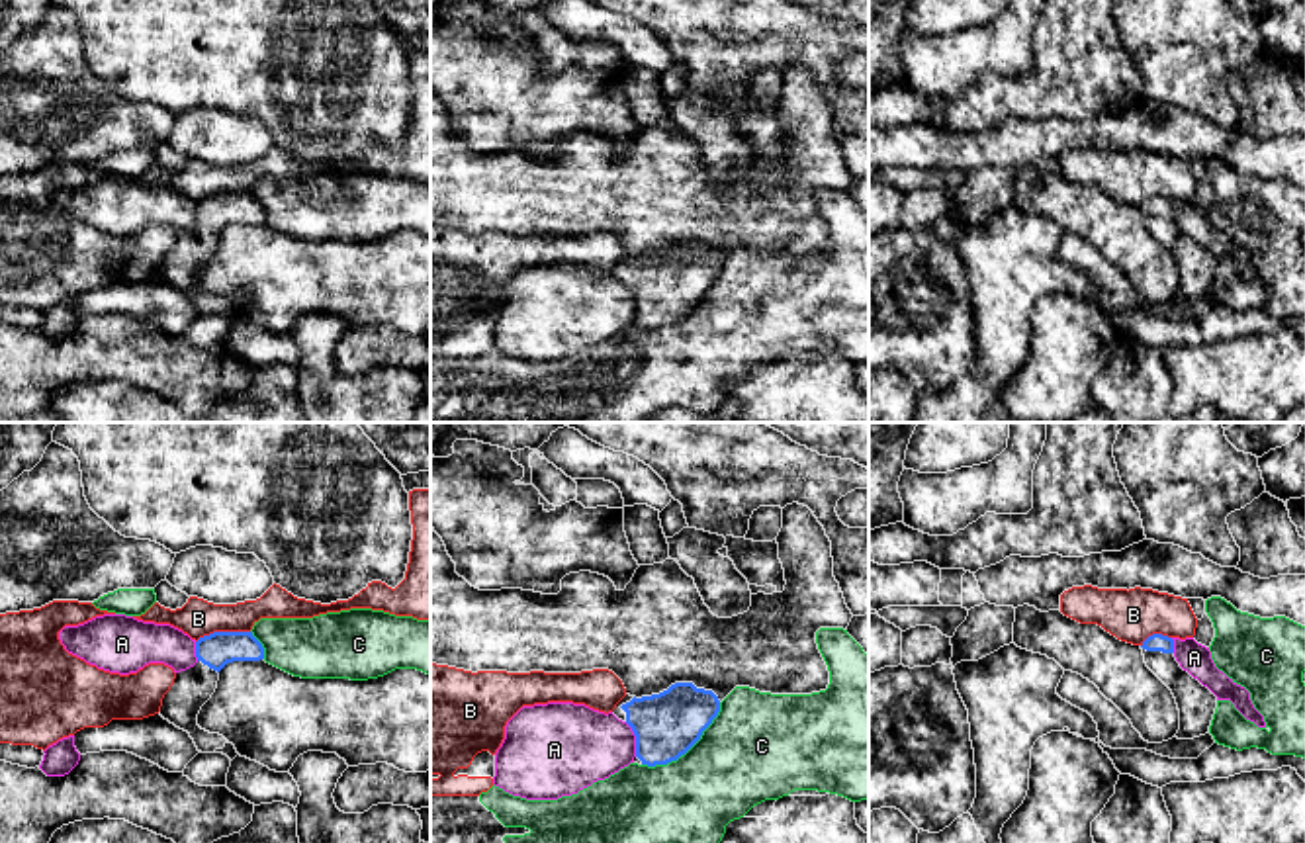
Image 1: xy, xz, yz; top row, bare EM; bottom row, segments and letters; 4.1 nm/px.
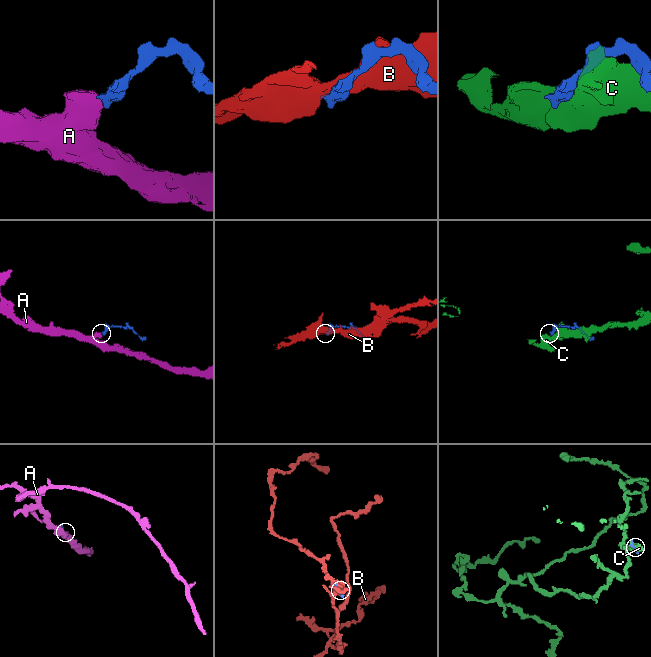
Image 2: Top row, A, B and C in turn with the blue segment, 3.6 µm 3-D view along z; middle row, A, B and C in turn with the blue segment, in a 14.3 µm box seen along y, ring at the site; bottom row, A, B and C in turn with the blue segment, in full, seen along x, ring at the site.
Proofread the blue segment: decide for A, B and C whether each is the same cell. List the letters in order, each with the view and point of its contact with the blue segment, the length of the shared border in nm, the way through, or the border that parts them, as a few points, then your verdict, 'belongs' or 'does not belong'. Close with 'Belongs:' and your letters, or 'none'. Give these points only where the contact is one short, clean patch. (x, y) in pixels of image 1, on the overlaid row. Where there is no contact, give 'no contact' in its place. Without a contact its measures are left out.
A: contact xz (636, 740); length 150 nm; border xz (625, 722), (634, 736), (636, 755); does not belong
B: contact xy (222, 632); length 220 nm; does not belong
C: contact xz (687, 750); length 420 nm; does not belong
Belongs: none

